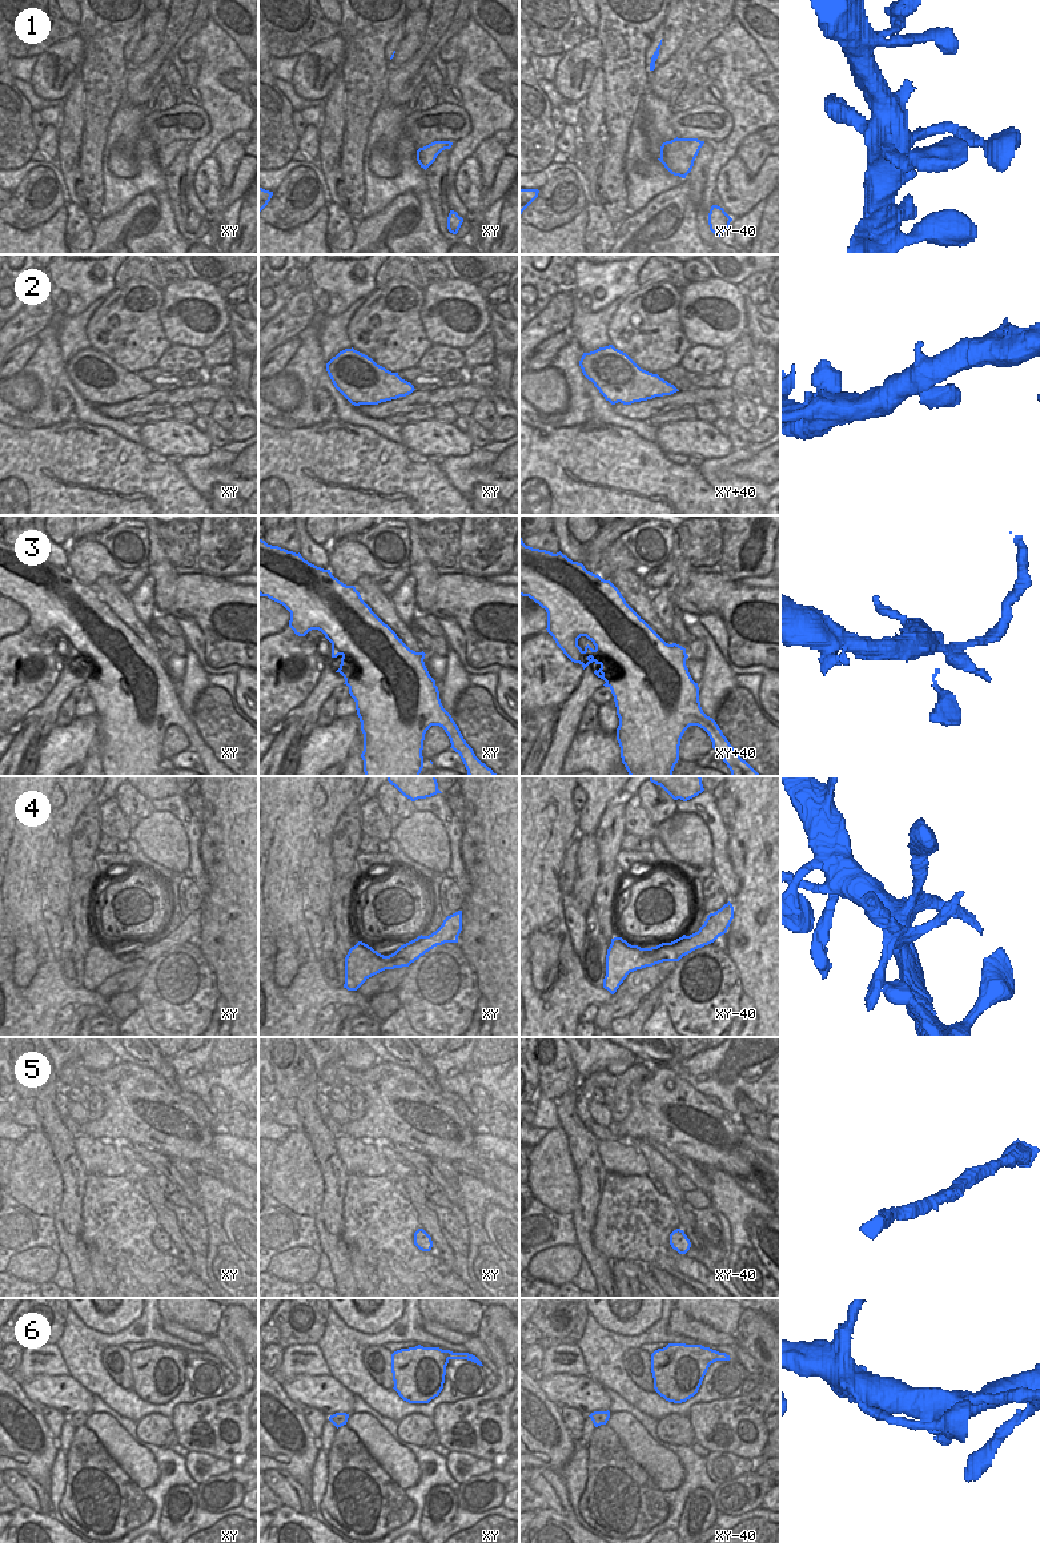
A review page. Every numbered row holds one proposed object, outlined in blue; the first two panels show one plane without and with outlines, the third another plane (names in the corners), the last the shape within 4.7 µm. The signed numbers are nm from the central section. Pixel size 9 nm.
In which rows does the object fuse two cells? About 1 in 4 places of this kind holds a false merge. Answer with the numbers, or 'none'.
none

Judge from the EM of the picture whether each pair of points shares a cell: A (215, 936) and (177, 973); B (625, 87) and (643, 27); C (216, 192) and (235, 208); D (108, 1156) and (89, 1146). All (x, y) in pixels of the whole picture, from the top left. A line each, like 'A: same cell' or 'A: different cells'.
A: different cells
B: same cell
C: different cells
D: same cell

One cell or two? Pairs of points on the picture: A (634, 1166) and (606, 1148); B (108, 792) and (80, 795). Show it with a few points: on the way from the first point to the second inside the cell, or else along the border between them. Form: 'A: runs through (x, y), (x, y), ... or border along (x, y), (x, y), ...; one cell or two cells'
A: runs through (627, 1161), (618, 1158), (613, 1153); one cell
B: border along (100, 790), (101, 796); two cells

